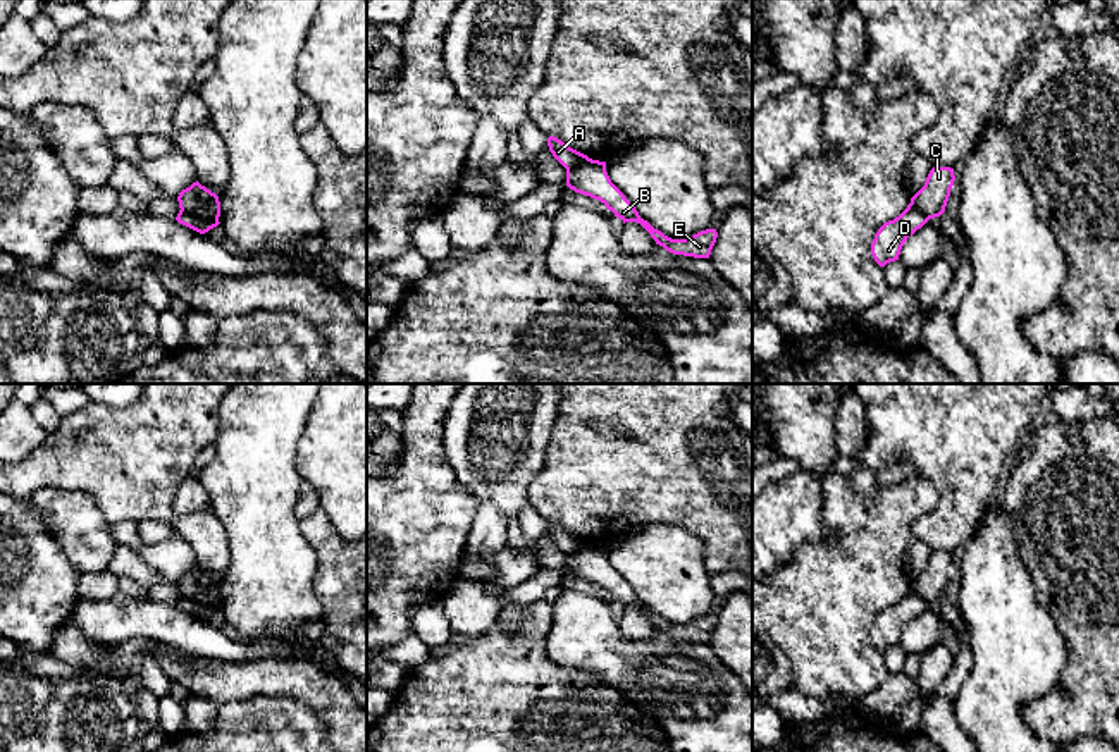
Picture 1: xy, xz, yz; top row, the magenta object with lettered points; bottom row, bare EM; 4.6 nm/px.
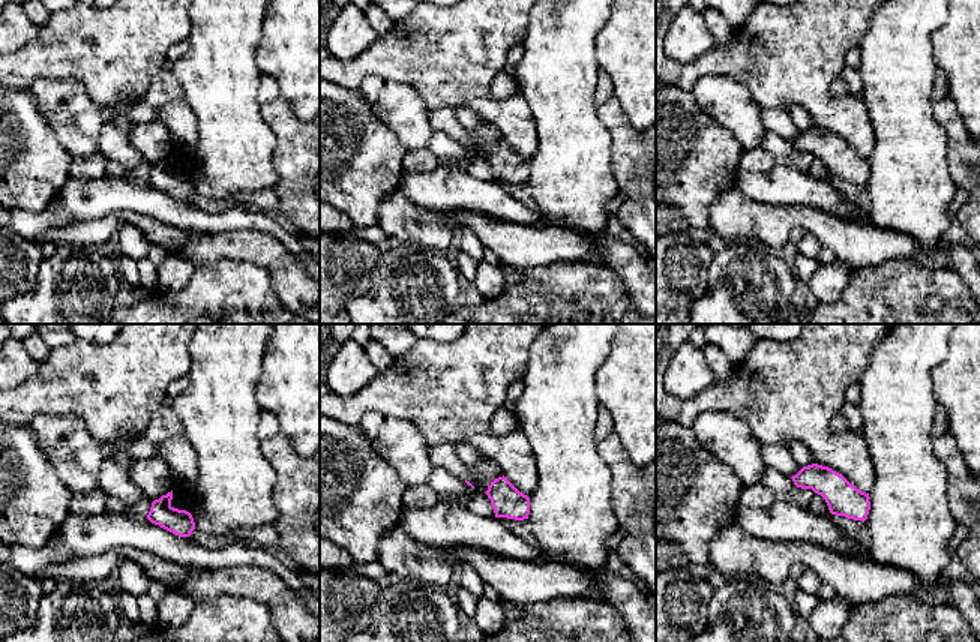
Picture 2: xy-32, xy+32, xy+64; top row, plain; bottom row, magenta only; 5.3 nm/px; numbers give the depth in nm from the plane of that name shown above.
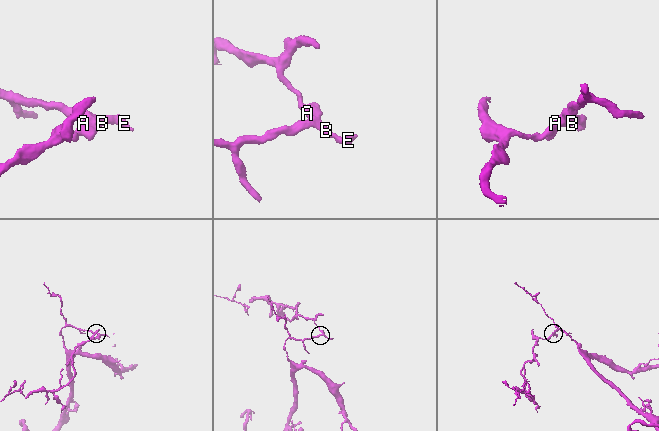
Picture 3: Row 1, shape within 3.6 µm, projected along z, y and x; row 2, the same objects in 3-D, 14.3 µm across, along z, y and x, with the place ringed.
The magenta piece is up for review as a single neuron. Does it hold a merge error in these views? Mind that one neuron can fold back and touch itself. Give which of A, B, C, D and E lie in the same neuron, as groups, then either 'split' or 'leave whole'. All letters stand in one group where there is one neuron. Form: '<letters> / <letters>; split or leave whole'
A D / B C E; split

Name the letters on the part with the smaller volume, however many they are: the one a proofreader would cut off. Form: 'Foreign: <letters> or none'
Foreign: A, D

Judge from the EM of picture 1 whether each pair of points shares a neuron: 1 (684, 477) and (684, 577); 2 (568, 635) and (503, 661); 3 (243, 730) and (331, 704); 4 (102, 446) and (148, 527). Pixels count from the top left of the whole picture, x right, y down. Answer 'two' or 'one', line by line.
1: two
2: two
3: two
4: two

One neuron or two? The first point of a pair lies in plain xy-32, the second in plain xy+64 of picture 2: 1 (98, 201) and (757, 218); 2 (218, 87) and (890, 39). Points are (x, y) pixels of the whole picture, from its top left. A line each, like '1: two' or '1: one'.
1: two
2: one

